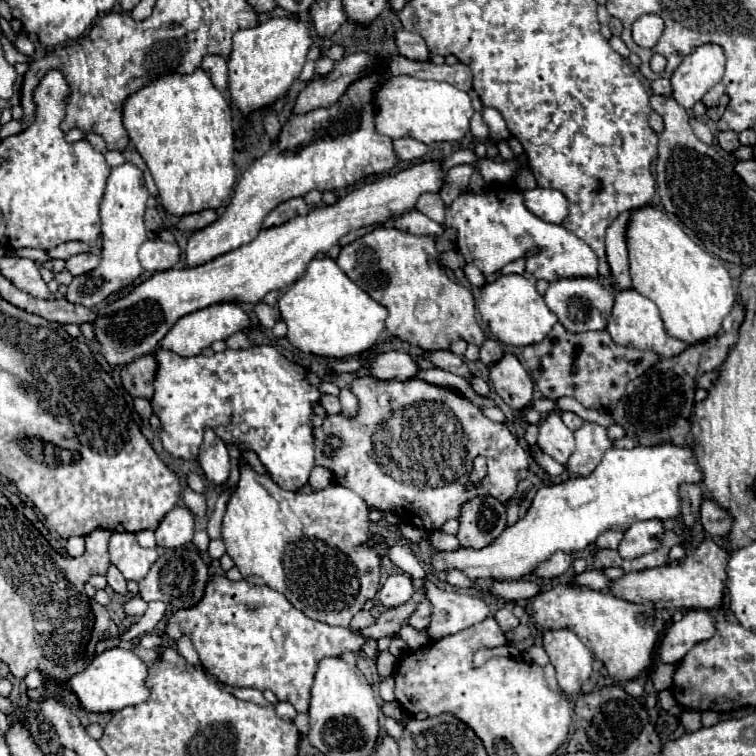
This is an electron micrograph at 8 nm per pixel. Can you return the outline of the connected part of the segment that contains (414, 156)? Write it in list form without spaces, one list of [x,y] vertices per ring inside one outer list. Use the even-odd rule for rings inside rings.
[[[398,138],[394,140],[394,150],[398,152],[400,160],[420,160],[426,156],[428,146],[424,142],[418,142],[414,138]]]

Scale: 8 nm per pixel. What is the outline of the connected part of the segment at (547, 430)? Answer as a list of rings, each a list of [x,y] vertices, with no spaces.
[[[558,412],[546,414],[540,420],[538,428],[540,428],[538,446],[542,448],[542,452],[552,456],[556,462],[564,464],[570,458],[570,454],[574,452],[574,448],[576,448],[572,430],[562,422]]]

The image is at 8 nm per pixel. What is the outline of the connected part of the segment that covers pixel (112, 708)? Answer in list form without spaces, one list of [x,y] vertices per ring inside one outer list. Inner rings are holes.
[[[110,648],[110,650],[102,652],[80,674],[76,674],[68,680],[56,680],[52,676],[42,674],[40,670],[34,670],[24,678],[24,684],[28,690],[36,690],[45,684],[62,686],[64,690],[72,692],[78,698],[82,710],[92,712],[92,714],[118,712],[126,706],[136,706],[136,704],[144,702],[146,696],[150,694],[150,690],[144,686],[144,682],[146,682],[146,664],[132,650],[124,650],[124,648]]]

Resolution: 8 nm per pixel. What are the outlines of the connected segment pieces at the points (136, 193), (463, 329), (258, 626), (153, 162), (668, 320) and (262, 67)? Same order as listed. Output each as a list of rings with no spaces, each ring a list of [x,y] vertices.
[[[124,162],[122,166],[114,166],[110,170],[104,200],[100,206],[102,236],[104,236],[100,266],[94,272],[88,272],[86,276],[74,278],[72,284],[68,286],[66,300],[74,304],[82,304],[86,308],[96,306],[110,294],[132,284],[142,274],[142,266],[138,262],[138,248],[148,240],[148,234],[144,228],[144,210],[146,210],[148,196],[150,194],[144,184],[144,174],[138,166]]]
[[[382,226],[342,246],[336,262],[354,284],[388,310],[386,330],[398,340],[410,346],[420,346],[422,350],[450,346],[456,338],[478,346],[486,340],[476,322],[476,308],[470,290],[448,278],[444,268],[438,264],[438,250],[432,236],[414,236]]]
[[[214,576],[210,580],[210,584],[206,586],[206,596],[202,598],[202,604],[198,604],[198,608],[174,612],[166,624],[166,634],[172,640],[188,634],[204,668],[220,682],[232,688],[246,686],[258,690],[272,690],[278,700],[288,700],[298,712],[308,712],[310,688],[318,660],[322,660],[322,656],[340,656],[346,650],[358,652],[364,644],[364,638],[348,628],[328,626],[308,618],[304,612],[296,610],[280,592],[268,586],[254,586],[246,580],[230,582],[226,576]]]
[[[202,68],[192,74],[166,74],[138,92],[130,94],[122,106],[124,128],[128,130],[130,142],[136,146],[140,156],[144,158],[158,190],[162,206],[174,214],[184,216],[192,212],[202,212],[210,208],[222,206],[232,194],[236,172],[234,172],[234,126],[232,126],[232,110],[228,100],[220,90],[214,88],[210,78]]]
[[[644,206],[642,212],[638,212],[634,220],[630,220],[630,236],[626,236],[626,242],[628,242],[628,252],[630,252],[632,288],[640,292],[642,296],[650,298],[658,306],[668,336],[682,340],[688,346],[706,342],[712,336],[716,336],[718,330],[722,328],[722,320],[730,314],[736,300],[728,270],[716,258],[712,258],[706,250],[694,244],[680,230],[680,226],[666,216],[666,212],[656,210],[652,206]]]
[[[270,18],[254,28],[238,30],[234,34],[234,48],[228,60],[228,90],[234,104],[248,114],[250,110],[272,104],[276,98],[284,96],[304,68],[312,44],[312,28],[302,18]]]

